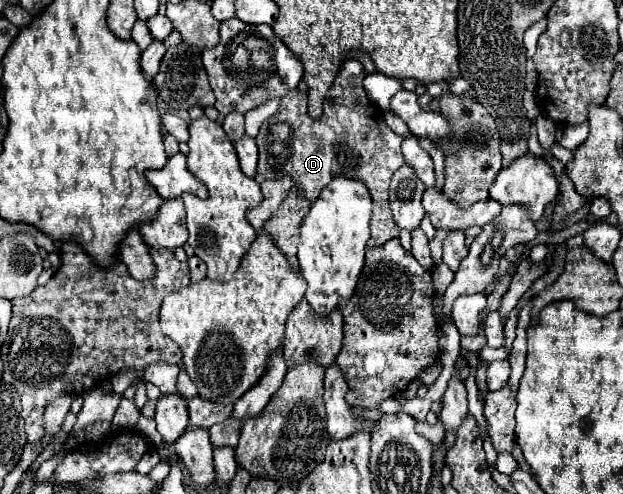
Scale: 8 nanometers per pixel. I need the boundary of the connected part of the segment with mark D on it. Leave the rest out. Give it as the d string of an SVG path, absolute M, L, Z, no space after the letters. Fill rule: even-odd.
M349 59L343 63L343 69L335 77L323 105L321 119L311 119L307 115L307 95L299 89L289 91L279 105L279 111L267 119L267 123L261 125L261 131L257 135L257 147L259 147L259 165L255 181L267 181L267 179L279 179L279 175L289 175L295 185L303 191L303 197L313 203L315 197L319 197L321 189L331 183L335 175L349 177L363 181L365 187L371 193L373 199L373 217L370 221L371 236L367 241L367 247L379 247L385 241L399 237L399 227L393 221L391 209L389 209L389 181L393 173L405 163L401 153L401 141L403 137L393 133L381 117L381 111L375 111L371 101L365 101L367 93L363 89L363 65L357 59ZM275 127L283 127L277 135ZM373 147L379 149L379 155L373 155Z

